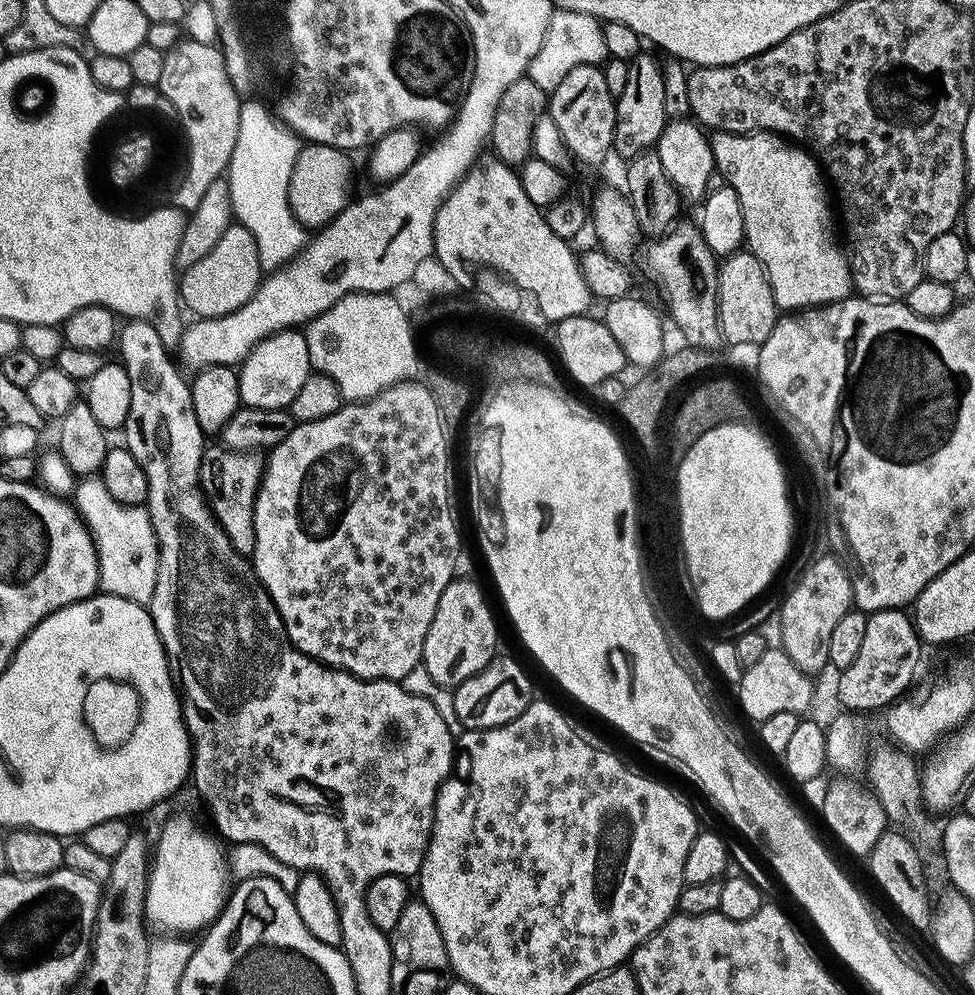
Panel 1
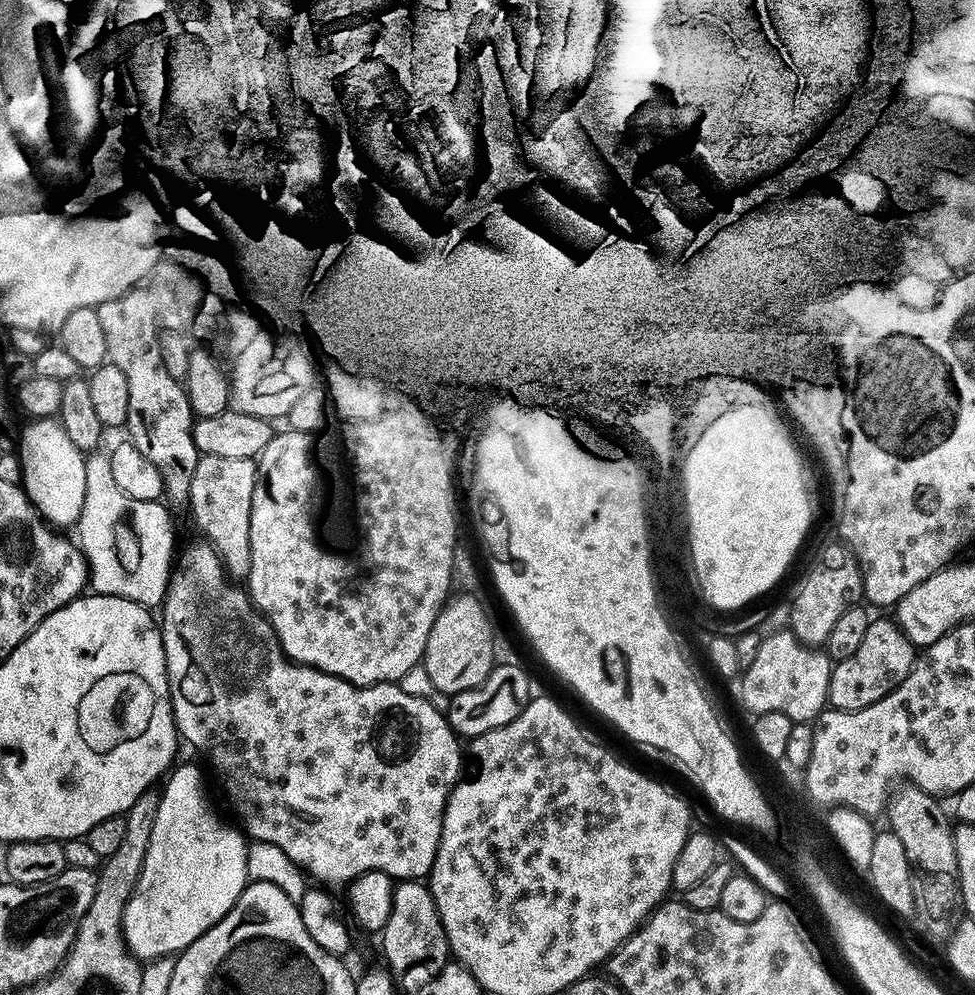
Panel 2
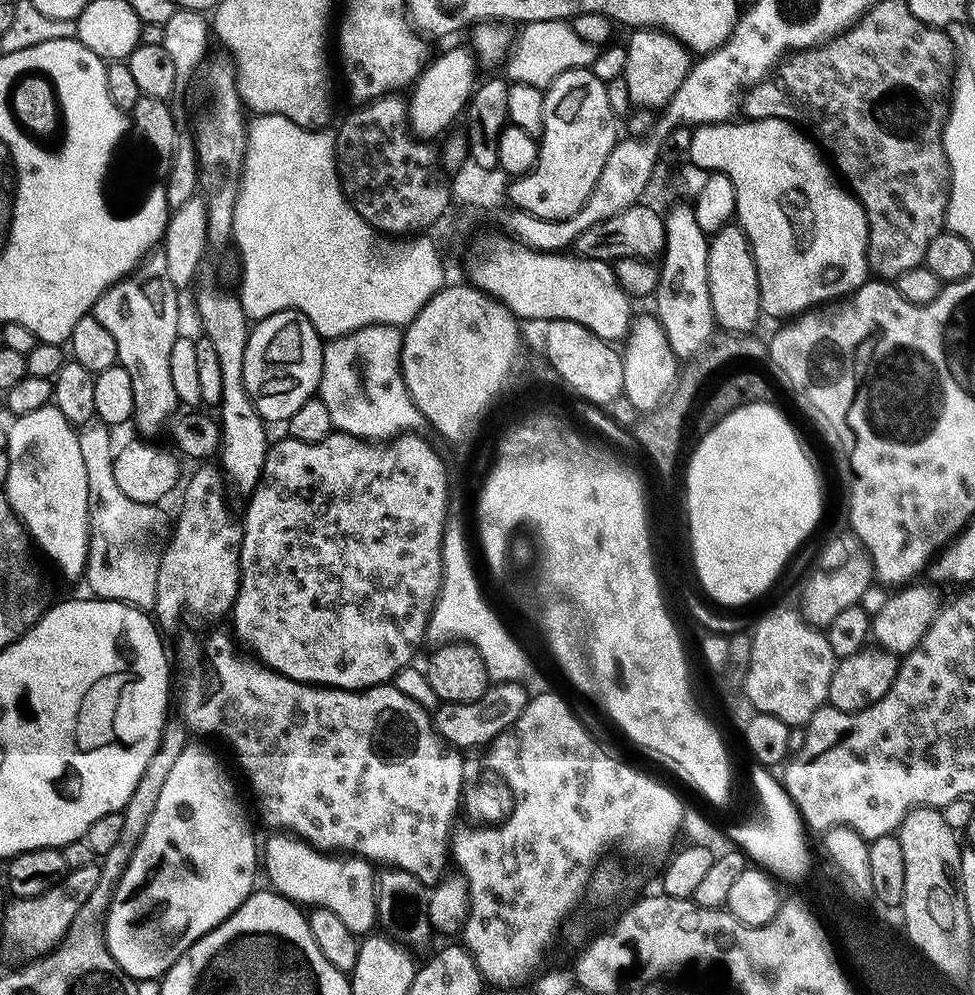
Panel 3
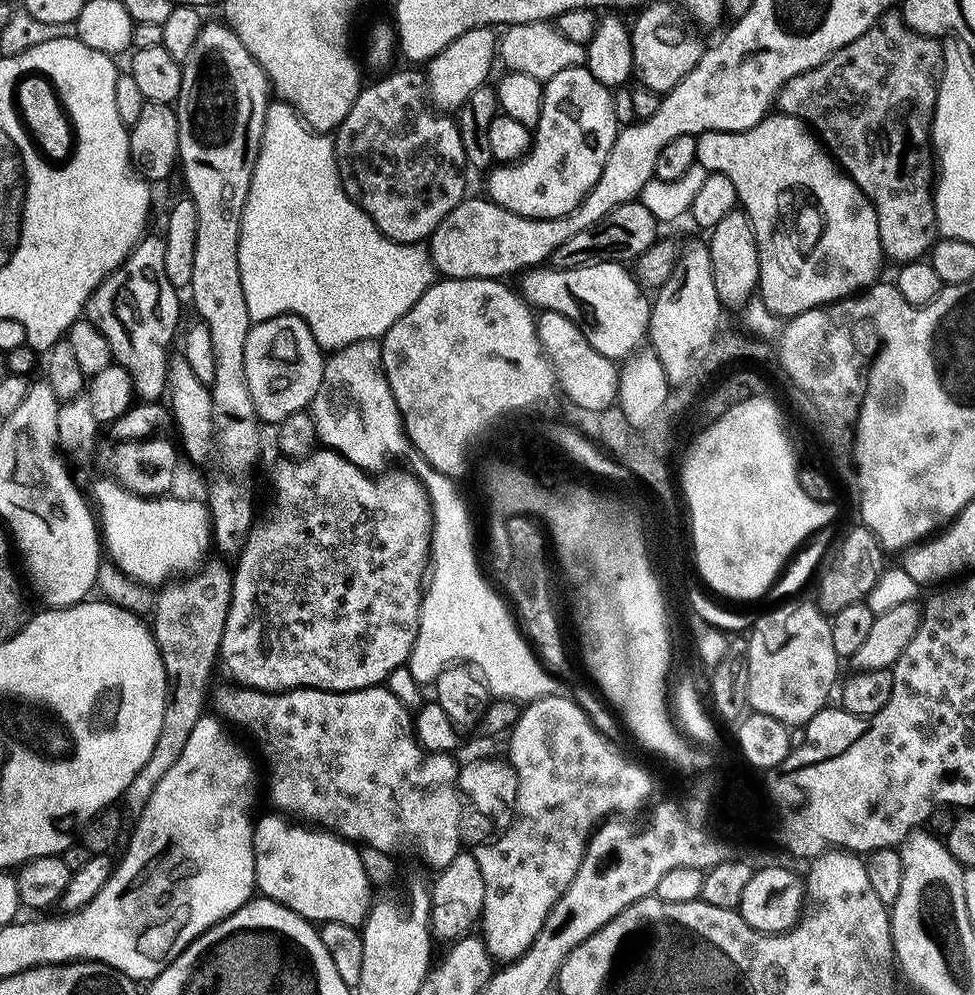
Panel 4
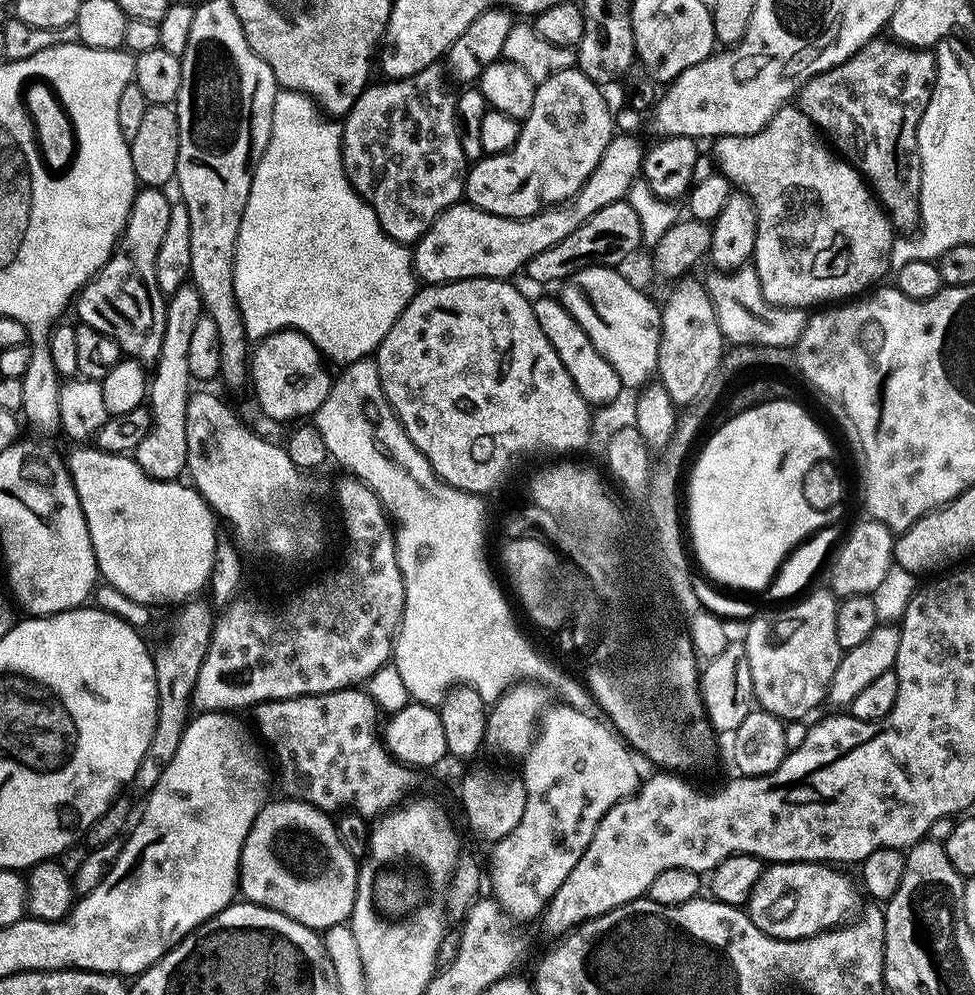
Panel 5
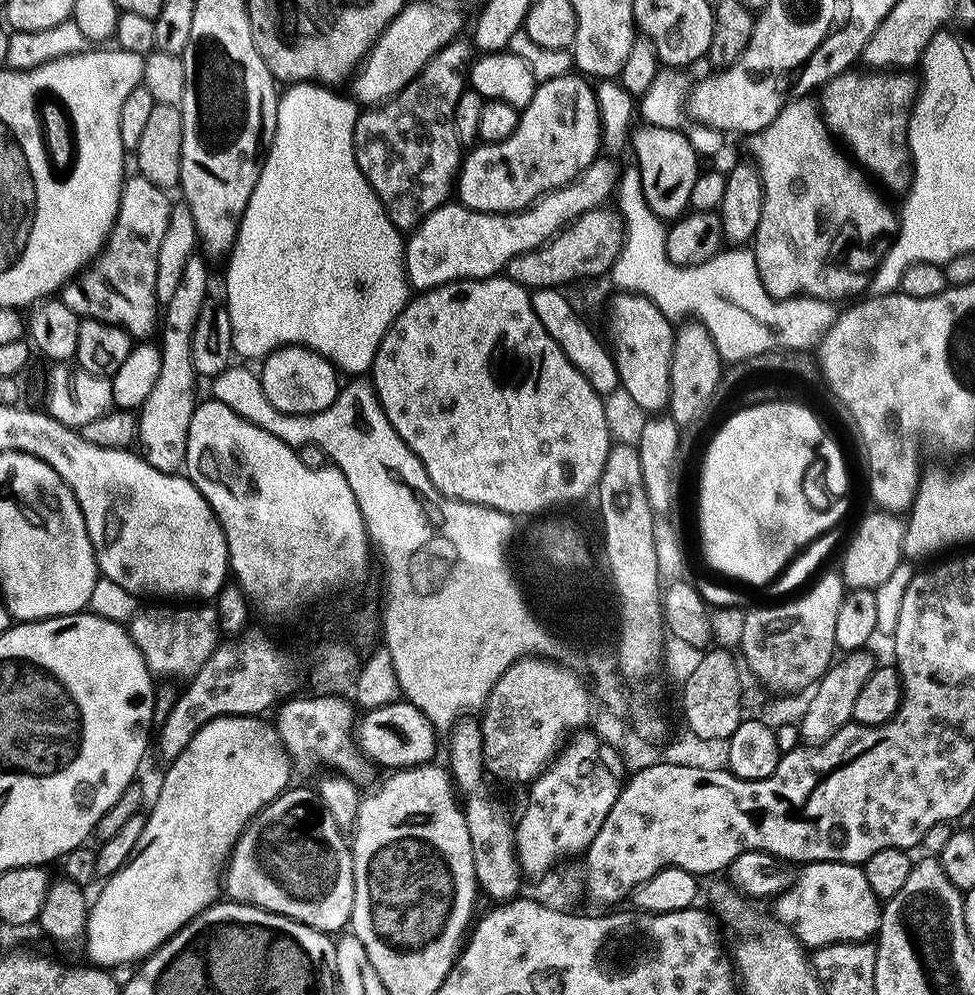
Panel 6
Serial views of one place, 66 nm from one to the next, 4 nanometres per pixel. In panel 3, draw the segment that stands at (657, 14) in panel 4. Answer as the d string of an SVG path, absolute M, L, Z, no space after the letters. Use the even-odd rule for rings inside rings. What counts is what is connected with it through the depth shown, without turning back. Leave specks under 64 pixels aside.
M642 28L634 32L624 48L626 62L622 84L628 87L628 96L637 108L663 110L682 86L694 63L693 53L681 40L659 28Z

